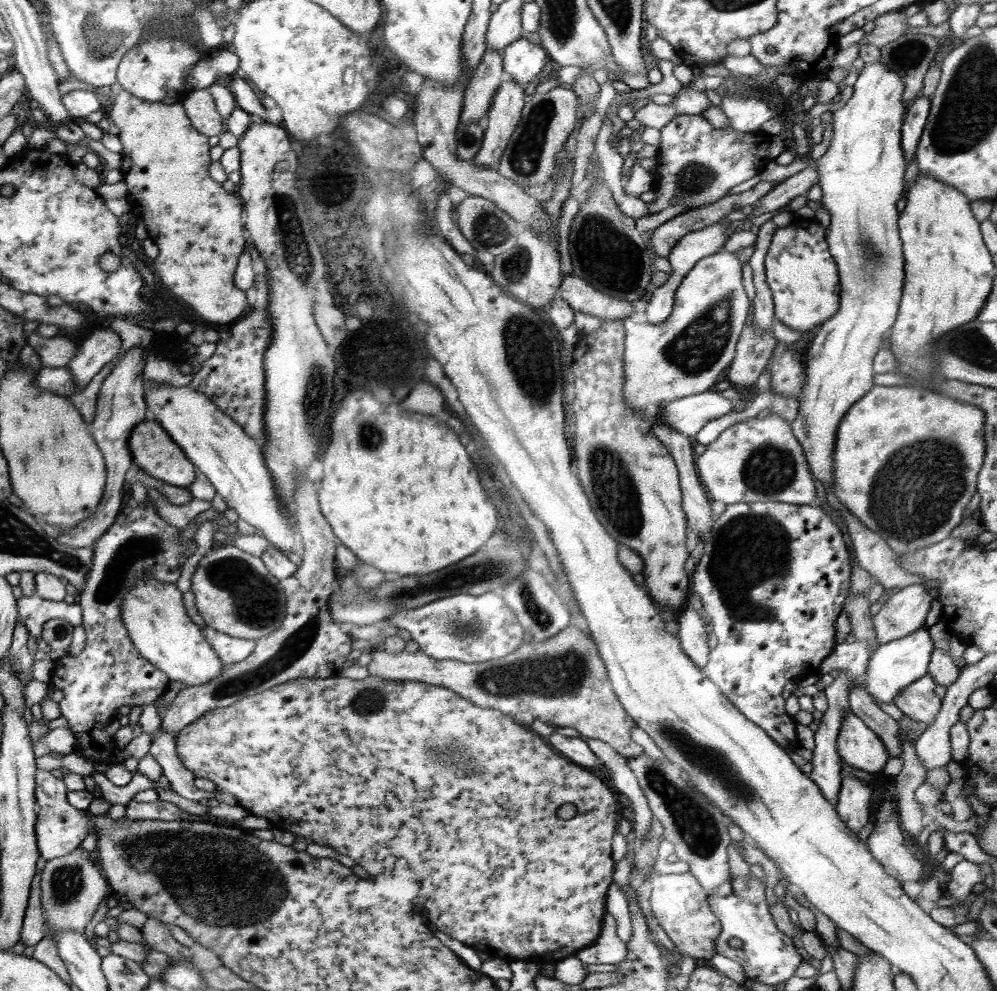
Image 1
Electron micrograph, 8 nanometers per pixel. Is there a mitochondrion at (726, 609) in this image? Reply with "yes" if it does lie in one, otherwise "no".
no

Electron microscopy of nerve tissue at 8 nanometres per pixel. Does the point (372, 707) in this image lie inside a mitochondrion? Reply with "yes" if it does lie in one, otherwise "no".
yes

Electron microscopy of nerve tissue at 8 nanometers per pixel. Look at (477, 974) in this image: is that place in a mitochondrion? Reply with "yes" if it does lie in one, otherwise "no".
no

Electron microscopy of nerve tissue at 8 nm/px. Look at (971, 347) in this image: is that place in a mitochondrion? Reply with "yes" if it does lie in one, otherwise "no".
yes

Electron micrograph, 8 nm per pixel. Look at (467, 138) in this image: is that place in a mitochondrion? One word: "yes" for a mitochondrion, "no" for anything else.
yes

